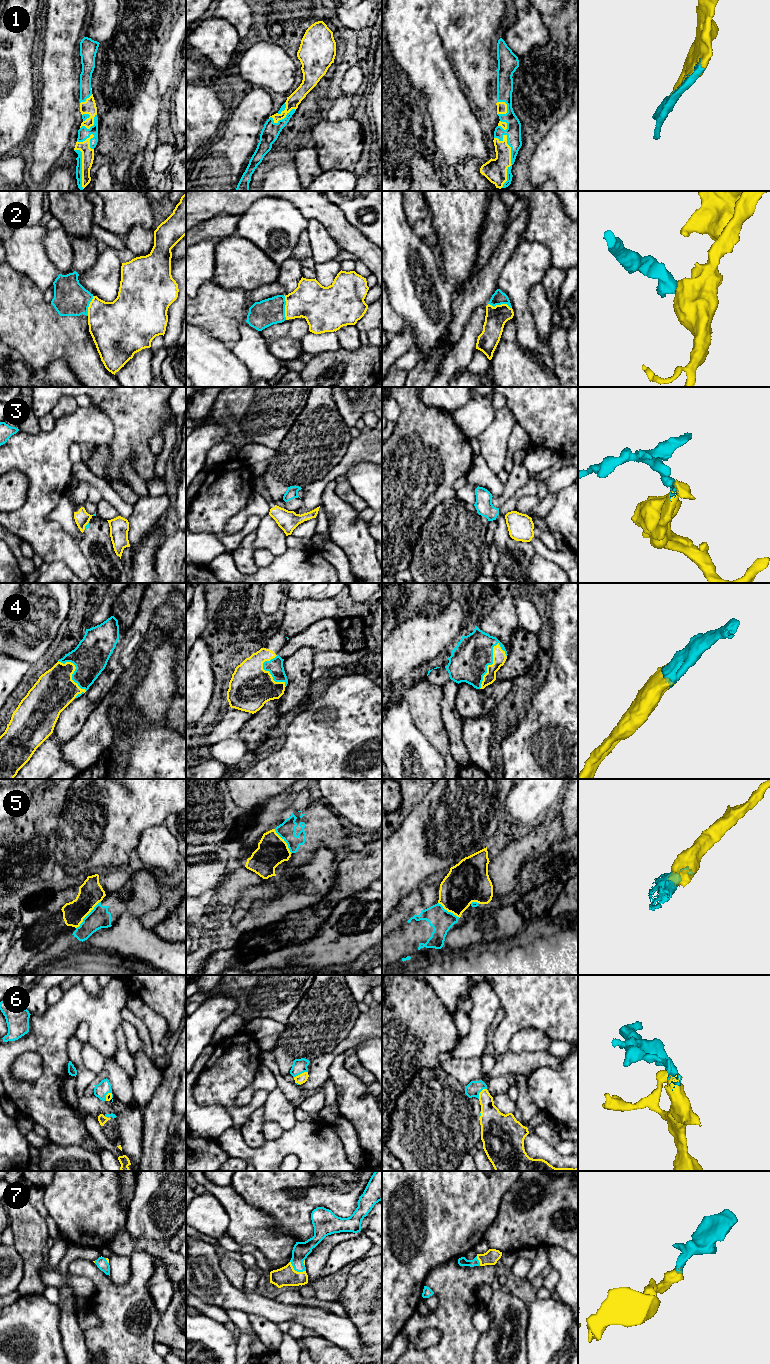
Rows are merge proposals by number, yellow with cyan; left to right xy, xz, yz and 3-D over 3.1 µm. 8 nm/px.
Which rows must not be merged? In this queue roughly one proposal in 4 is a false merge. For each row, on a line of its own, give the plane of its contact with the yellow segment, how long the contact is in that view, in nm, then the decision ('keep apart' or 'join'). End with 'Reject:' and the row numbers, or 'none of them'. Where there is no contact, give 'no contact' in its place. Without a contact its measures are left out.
1: meets yellow in yz; contact 440 nm long; join
2: meets yellow in xz; contact 190 nm long; keep apart
3: meets yellow in xy; contact 70 nm long; keep apart
4: meets yellow in yz; contact 400 nm long; join
5: meets yellow in xy; contact 300 nm long; keep apart
6: meets yellow in xz; contact 120 nm long; join
7: meets yellow in xz; contact 150 nm long; join
Reject: 2, 3, 5

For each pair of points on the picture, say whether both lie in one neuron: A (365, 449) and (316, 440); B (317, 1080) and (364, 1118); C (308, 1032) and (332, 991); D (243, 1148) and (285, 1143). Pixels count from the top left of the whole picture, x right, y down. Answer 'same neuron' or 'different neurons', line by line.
A: different neurons
B: different neurons
C: same neuron
D: same neuron

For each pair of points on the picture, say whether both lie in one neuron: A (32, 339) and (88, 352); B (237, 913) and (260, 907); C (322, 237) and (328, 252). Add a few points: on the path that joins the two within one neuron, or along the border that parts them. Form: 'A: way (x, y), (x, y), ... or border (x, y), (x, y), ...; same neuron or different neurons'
A: way (46, 339), (68, 339), (74, 345); same neuron
B: border (267, 902), (254, 901), (238, 921), (227, 921); different neurons
C: way (322, 241), (325, 248); same neuron

